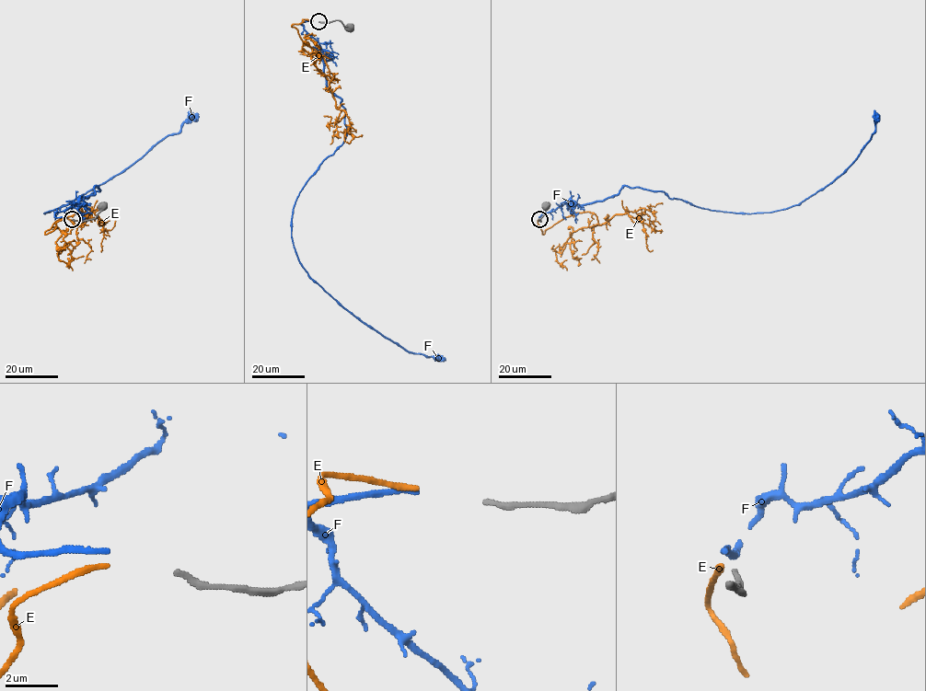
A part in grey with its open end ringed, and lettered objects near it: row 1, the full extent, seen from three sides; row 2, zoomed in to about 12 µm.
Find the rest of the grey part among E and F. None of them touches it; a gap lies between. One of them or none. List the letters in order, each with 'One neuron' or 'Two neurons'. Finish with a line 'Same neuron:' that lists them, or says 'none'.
E: One neuron
F: Two neurons
Same neuron: E

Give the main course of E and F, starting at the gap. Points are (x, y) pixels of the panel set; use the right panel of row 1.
E: (538, 219), (544, 234), (573, 213), (594, 213), (600, 224), (627, 213), (641, 223), (653, 250)
F: (539, 217), (564, 203), (603, 201), (627, 186), (727, 213), (797, 205), (855, 160), (874, 132), (876, 114)

